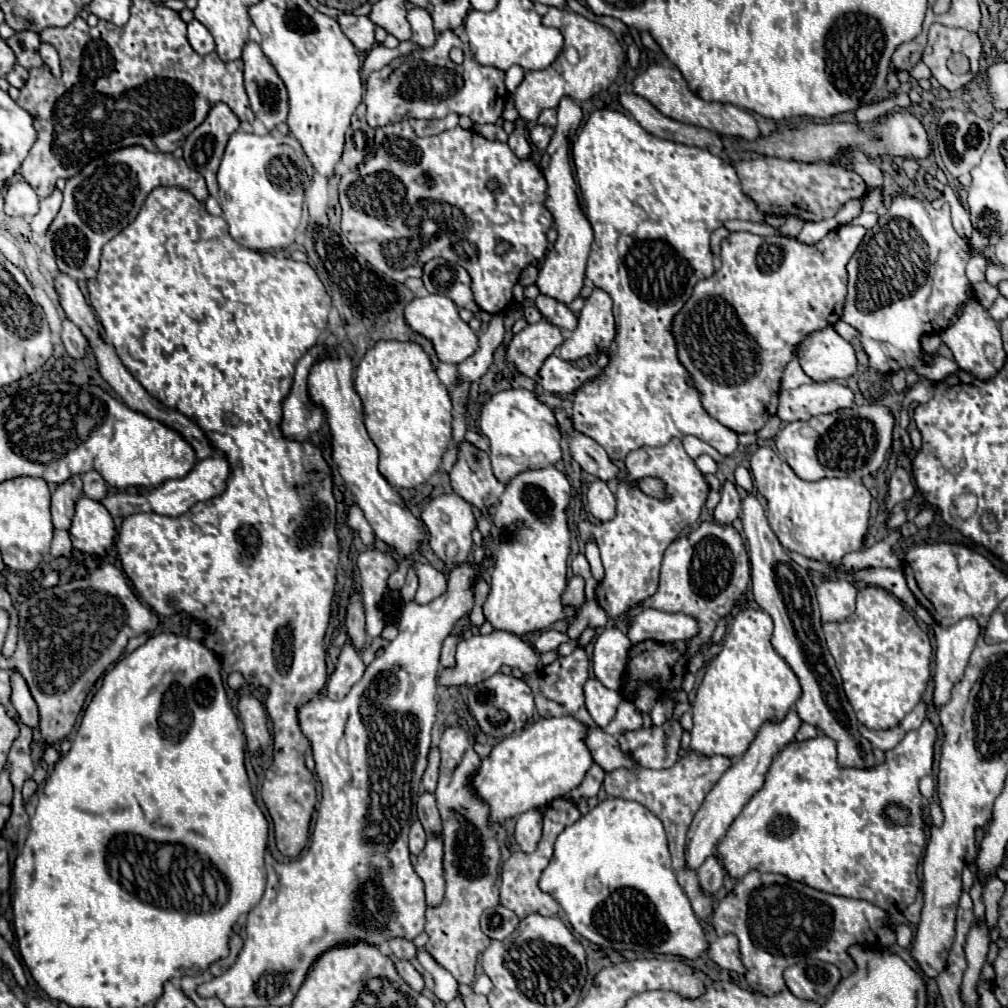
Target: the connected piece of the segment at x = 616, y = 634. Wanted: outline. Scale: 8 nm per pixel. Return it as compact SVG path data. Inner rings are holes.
M606 628L594 642L592 652L592 668L596 678L604 686L622 686L626 666L628 666L628 650L632 648L626 634L614 628Z

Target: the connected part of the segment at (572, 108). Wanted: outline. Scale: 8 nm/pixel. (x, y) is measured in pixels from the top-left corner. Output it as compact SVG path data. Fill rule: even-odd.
M564 96L556 110L558 110L558 124L554 128L556 132L550 140L550 146L546 148L546 154L542 156L540 168L548 182L546 206L556 220L558 240L556 240L556 252L550 252L546 256L546 260L542 262L536 286L540 288L542 294L546 294L562 304L570 304L580 294L580 290L584 286L584 270L586 270L586 260L590 254L590 244L594 240L594 232L592 232L588 220L580 212L578 198L576 198L576 184L574 184L572 170L568 164L568 142L576 134L580 122L582 122L582 110L580 110L578 102L572 100L570 96Z

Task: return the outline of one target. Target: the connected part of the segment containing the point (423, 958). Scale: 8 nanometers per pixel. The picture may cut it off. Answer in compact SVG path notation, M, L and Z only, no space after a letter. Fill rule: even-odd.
M418 948L418 960L420 960L420 964L434 976L434 994L442 1000L442 1002L448 1002L448 1000L454 1000L456 998L456 994L458 994L458 982L454 980L454 976L448 972L448 970L444 970L444 968L440 968L434 960L432 960L432 956L428 956L428 952L424 952L422 948Z

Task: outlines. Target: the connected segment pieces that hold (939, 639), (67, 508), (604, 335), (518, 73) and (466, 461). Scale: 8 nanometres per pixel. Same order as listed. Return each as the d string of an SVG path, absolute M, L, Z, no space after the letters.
M964 618L950 628L934 626L936 666L934 666L934 706L940 710L950 702L950 692L962 680L970 652L980 634L980 626L972 618Z
M78 474L68 478L66 482L58 484L52 492L52 522L54 528L68 530L70 518L72 518L72 500L82 494L82 480Z
M594 288L578 314L578 326L560 346L560 358L570 362L594 352L602 352L602 348L612 344L614 336L616 326L612 316L612 300L604 290Z
M512 66L512 68L506 72L506 88L508 88L510 92L514 92L514 88L520 84L522 76L524 76L524 70L522 70L520 66Z
M462 440L458 446L458 458L450 472L450 480L454 492L482 512L498 504L506 488L506 484L494 476L488 452L482 452L468 440Z

